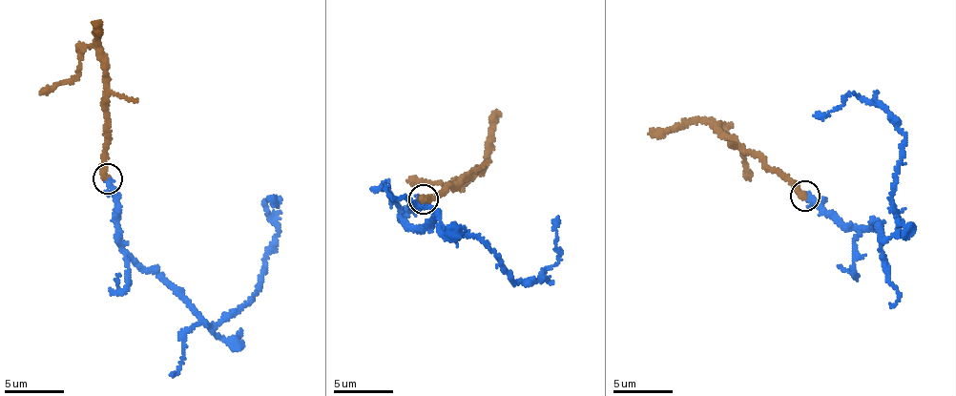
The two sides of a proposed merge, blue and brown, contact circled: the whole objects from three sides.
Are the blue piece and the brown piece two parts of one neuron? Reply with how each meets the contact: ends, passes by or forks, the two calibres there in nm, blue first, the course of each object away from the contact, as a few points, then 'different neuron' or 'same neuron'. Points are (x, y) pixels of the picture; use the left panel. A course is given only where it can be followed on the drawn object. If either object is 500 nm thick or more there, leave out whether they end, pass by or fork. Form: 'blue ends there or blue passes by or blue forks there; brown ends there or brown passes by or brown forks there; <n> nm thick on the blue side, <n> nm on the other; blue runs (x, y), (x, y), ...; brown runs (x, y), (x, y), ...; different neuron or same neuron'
blue ends there; brown ends there; 440 nm thick on the blue side, 340 nm on the other; blue runs (106, 178), (125, 250), (211, 328), (258, 294), (277, 230), (268, 200), (279, 202), (272, 197); brown runs (106, 178), (105, 77), (101, 53), (93, 47), (86, 48), (74, 76), (40, 94); same neuron

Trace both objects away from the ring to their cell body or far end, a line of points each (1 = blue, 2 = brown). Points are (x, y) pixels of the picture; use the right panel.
1: (804, 197), (844, 224), (894, 236), (897, 121), (860, 95), (813, 115)
2: (804, 197), (758, 156), (728, 138), (714, 123), (719, 125), (739, 148), (750, 180)

